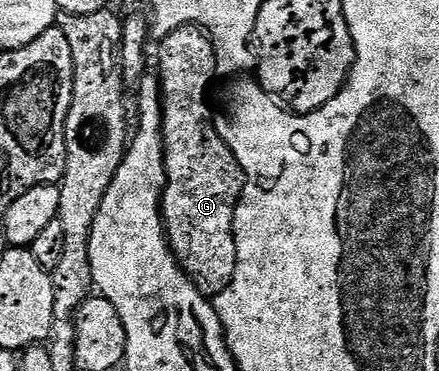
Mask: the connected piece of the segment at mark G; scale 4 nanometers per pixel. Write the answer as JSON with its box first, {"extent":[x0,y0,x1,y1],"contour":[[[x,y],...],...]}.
{"extent":[158,27,246,296],"contour":[[[181,27],[160,41],[158,72],[164,106],[162,109],[162,152],[166,166],[166,188],[162,191],[162,221],[170,249],[178,264],[190,276],[195,289],[204,296],[224,293],[233,281],[238,264],[238,250],[234,236],[234,218],[242,200],[246,174],[236,161],[232,149],[220,137],[214,125],[215,108],[210,108],[210,86],[215,86],[218,58],[214,43],[201,27]]]}

